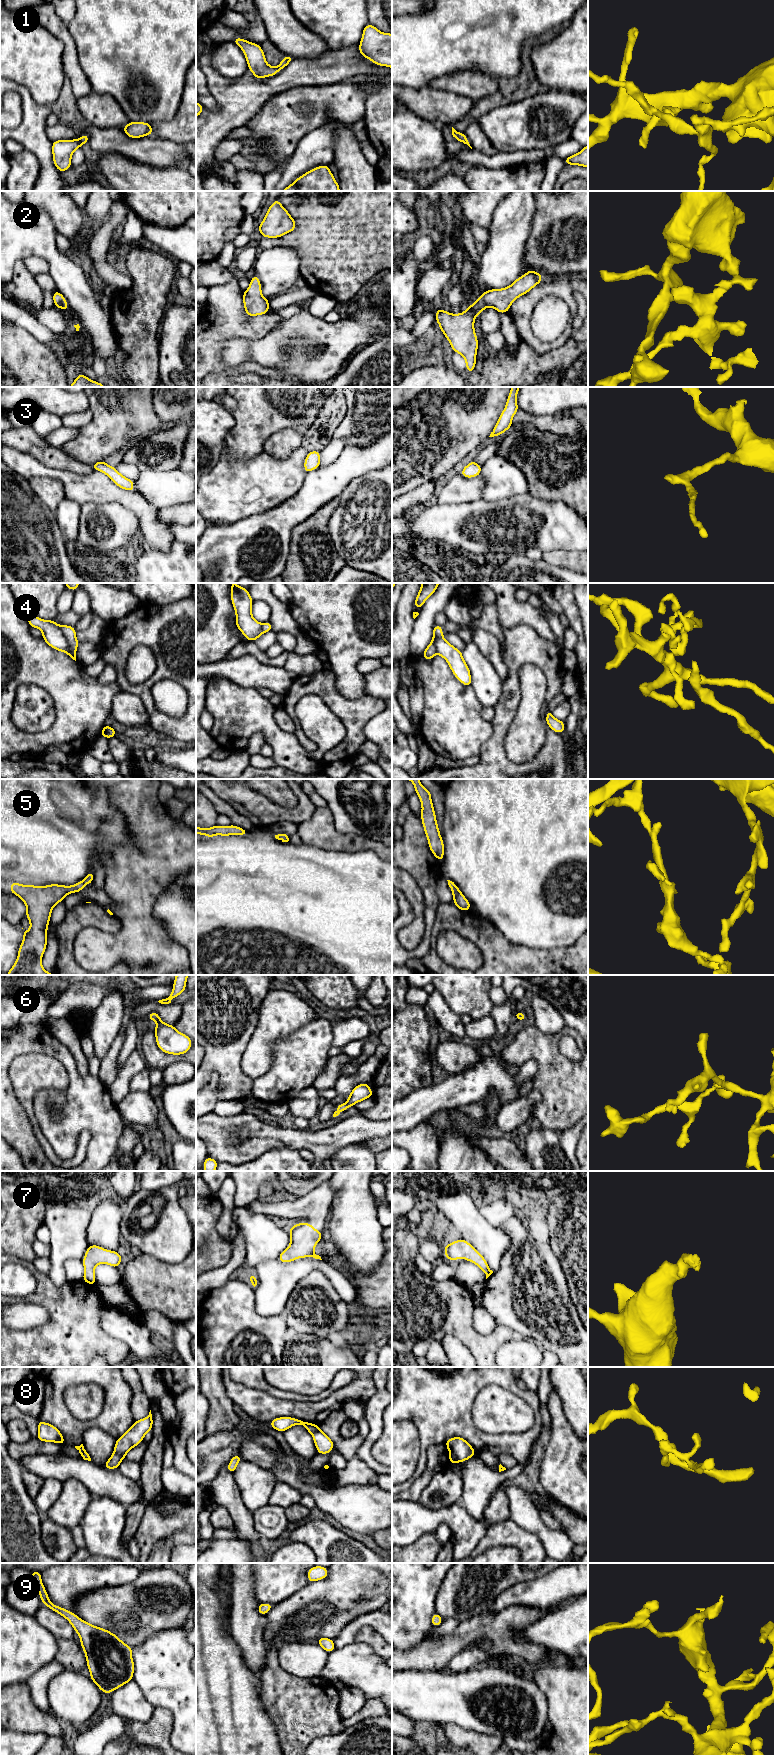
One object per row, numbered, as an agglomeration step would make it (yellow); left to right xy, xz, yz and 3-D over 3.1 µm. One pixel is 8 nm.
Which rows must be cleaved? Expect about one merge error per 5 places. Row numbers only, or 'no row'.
4, 8

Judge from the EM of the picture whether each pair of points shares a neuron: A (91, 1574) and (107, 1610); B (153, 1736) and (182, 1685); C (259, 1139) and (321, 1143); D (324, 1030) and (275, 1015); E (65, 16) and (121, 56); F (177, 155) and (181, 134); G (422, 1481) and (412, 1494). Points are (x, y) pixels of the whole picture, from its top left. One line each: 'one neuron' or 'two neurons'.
A: two neurons
B: two neurons
C: one neuron
D: two neurons
E: two neurons
F: two neurons
G: one neuron

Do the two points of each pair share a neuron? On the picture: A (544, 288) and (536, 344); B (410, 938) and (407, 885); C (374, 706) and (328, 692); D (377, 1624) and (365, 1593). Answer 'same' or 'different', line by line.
A: same
B: same
C: same
D: different

